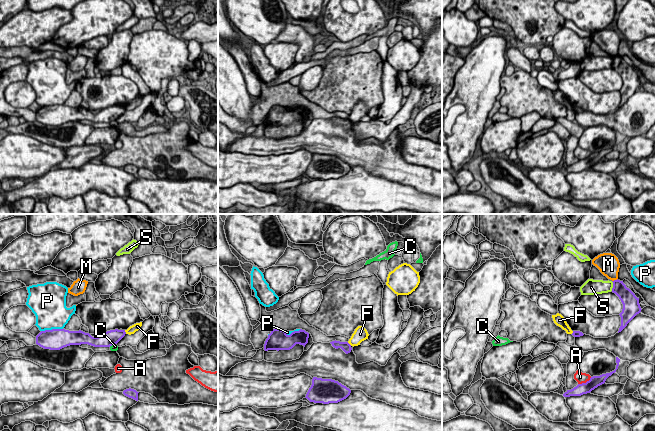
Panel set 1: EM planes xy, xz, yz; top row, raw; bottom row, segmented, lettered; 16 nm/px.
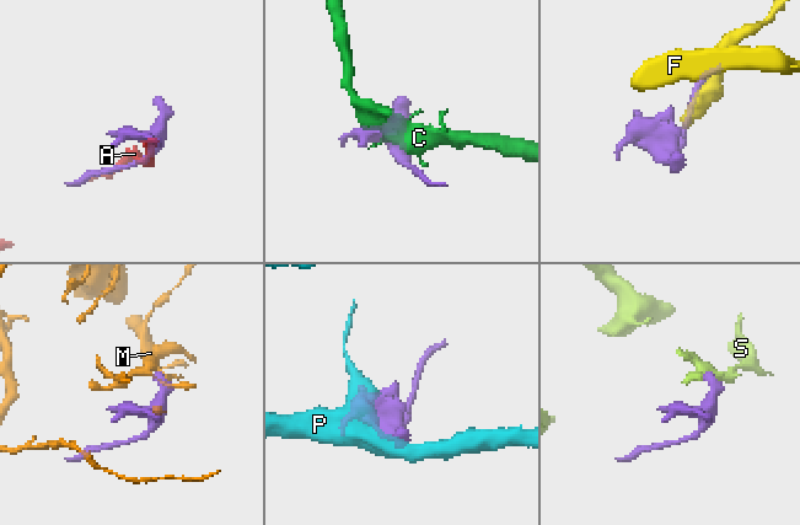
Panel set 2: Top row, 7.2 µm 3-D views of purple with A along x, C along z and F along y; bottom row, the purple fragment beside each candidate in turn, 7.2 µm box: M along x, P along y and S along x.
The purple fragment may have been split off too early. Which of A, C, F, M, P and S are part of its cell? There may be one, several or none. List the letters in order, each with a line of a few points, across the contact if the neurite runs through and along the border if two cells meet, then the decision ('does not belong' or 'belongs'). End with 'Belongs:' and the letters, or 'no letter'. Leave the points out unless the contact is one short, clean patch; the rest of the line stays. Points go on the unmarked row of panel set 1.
A: does not belong
C: does not belong
F: line xy (124, 106), (126, 109); does not belong
M: line yz (617, 54), (612, 57); does not belong
P: does not belong
S: line yz (611, 57), (612, 66); does not belong
Belongs: no letter

